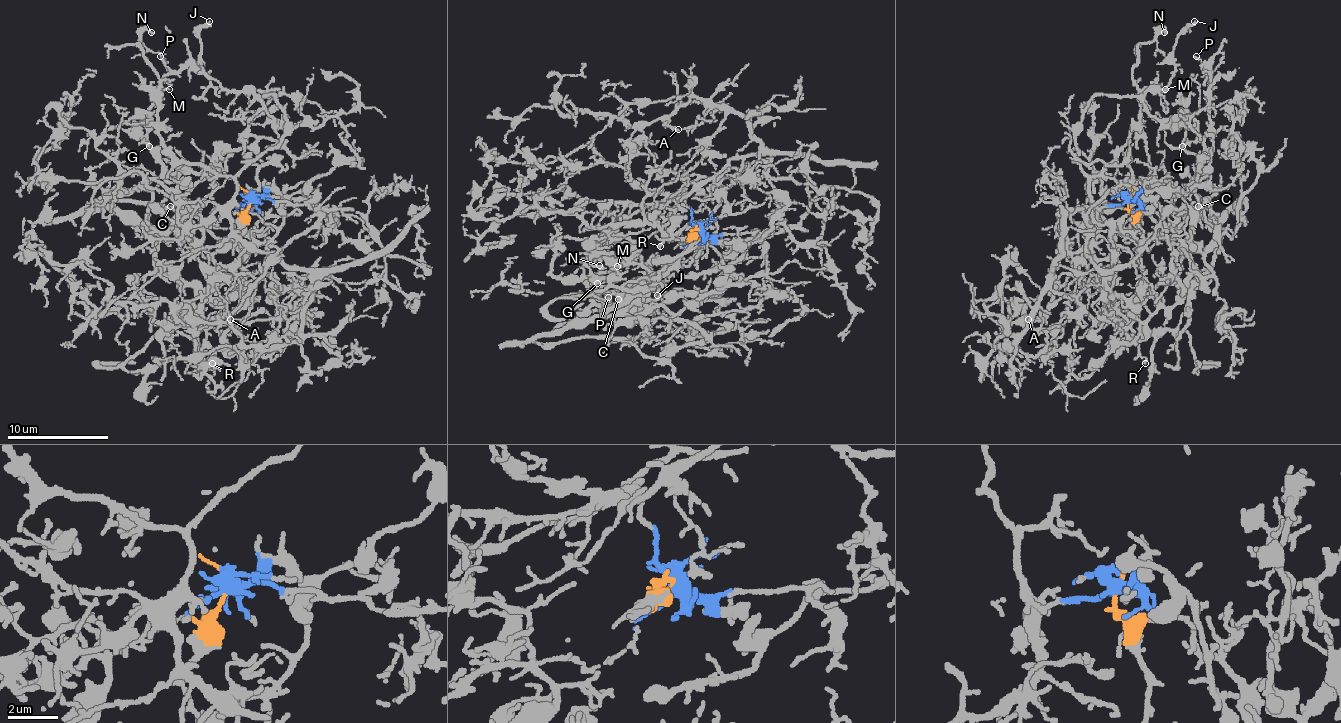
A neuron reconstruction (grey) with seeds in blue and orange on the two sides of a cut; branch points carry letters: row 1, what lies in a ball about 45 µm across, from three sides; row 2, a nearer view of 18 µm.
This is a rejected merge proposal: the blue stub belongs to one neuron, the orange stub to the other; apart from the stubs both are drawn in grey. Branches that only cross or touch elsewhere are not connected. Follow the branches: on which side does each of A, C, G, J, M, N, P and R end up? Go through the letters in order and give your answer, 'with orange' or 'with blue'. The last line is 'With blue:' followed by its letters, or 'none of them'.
A: with blue
C: with orange
G: with orange
J: with blue
M: with blue
N: with blue
P: with orange
R: with orange
With blue: A, J, M, N

